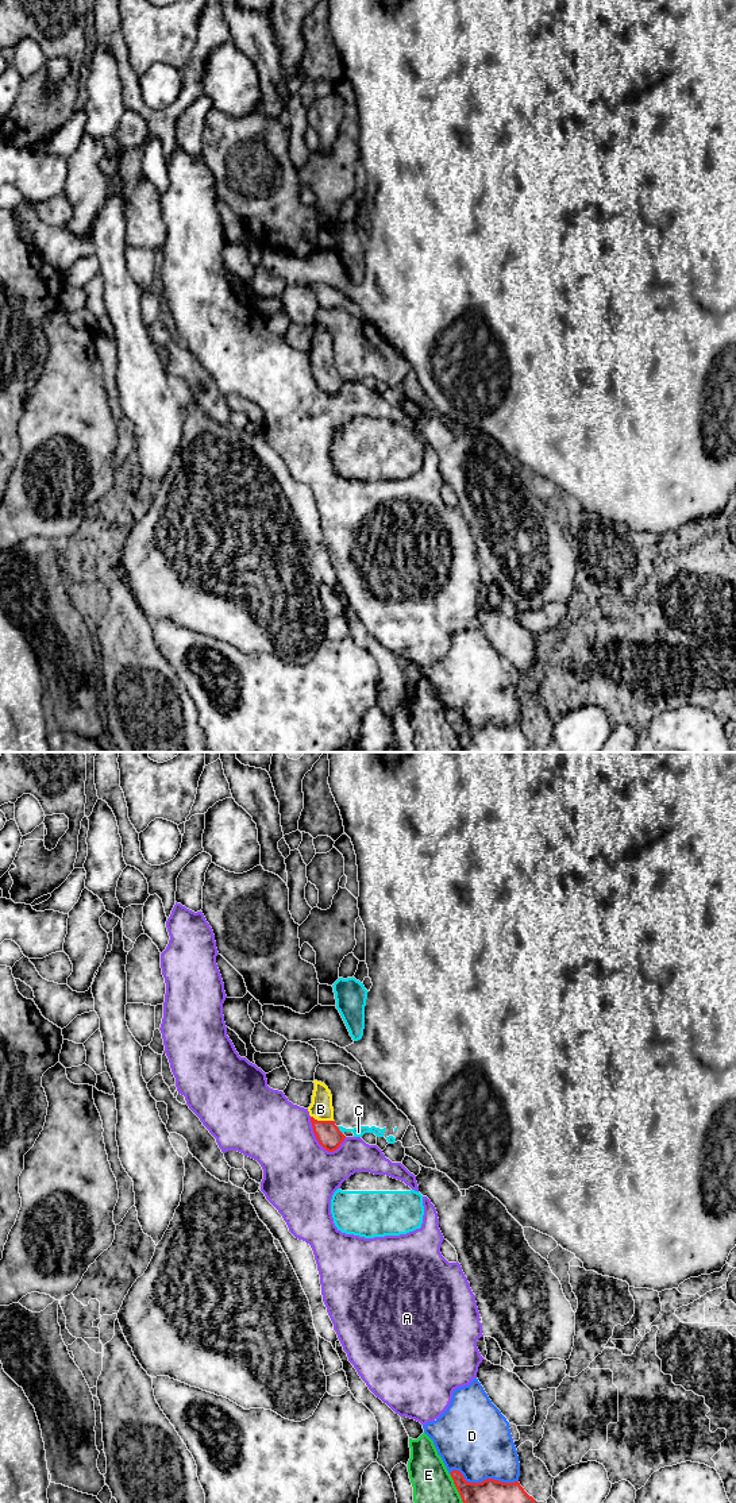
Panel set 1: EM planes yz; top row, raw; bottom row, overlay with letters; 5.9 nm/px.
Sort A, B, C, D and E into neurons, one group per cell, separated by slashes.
A / B / C / D / E

